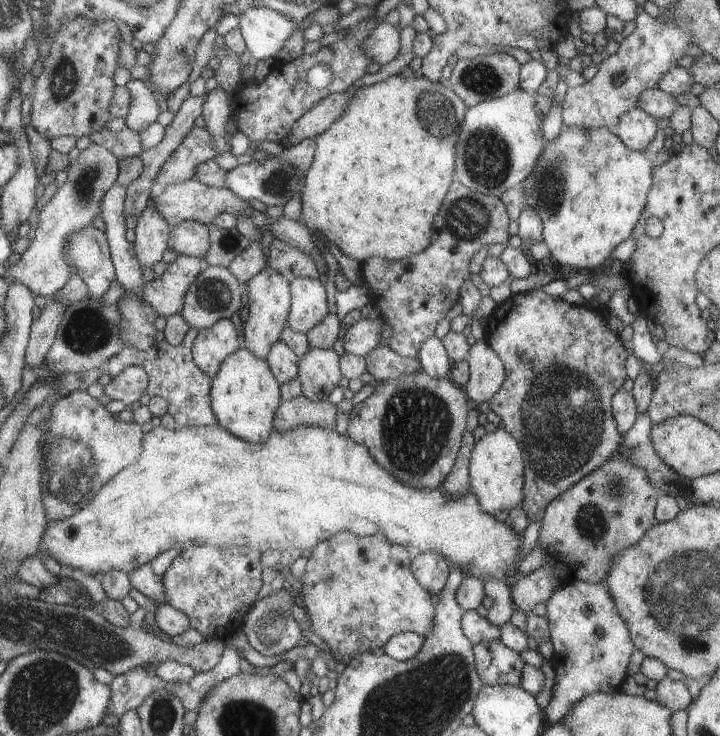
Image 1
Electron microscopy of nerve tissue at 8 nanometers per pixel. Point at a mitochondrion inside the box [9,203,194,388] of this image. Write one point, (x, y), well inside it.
(88, 331)

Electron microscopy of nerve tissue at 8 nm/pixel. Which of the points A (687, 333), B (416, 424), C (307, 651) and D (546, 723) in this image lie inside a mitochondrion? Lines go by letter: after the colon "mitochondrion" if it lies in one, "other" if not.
A: other
B: mitochondrion
C: mitochondrion
D: other

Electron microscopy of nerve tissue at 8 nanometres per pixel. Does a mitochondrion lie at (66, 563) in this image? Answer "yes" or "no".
no

